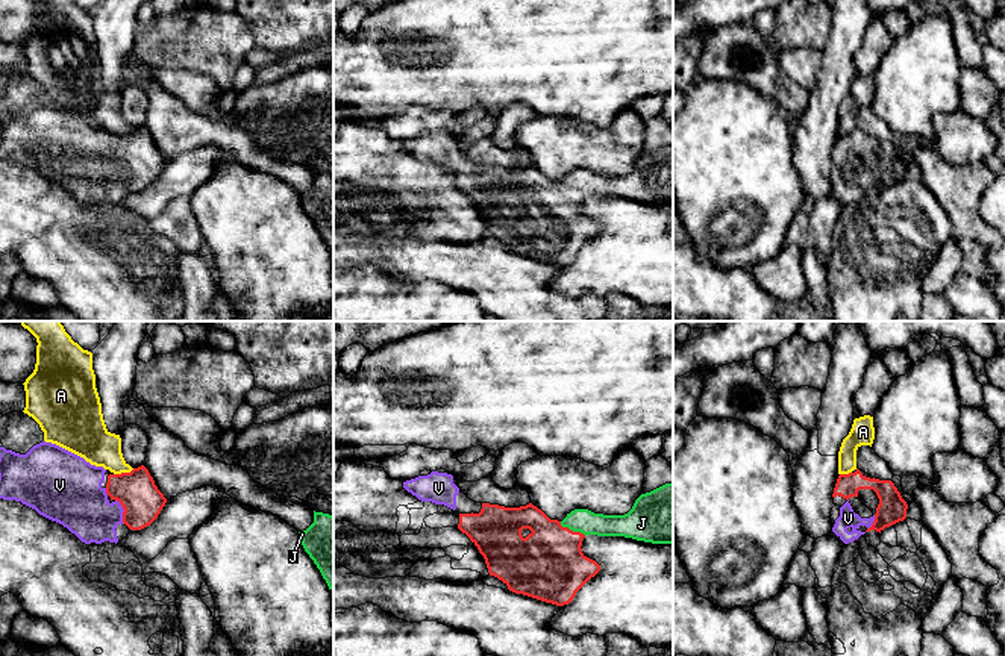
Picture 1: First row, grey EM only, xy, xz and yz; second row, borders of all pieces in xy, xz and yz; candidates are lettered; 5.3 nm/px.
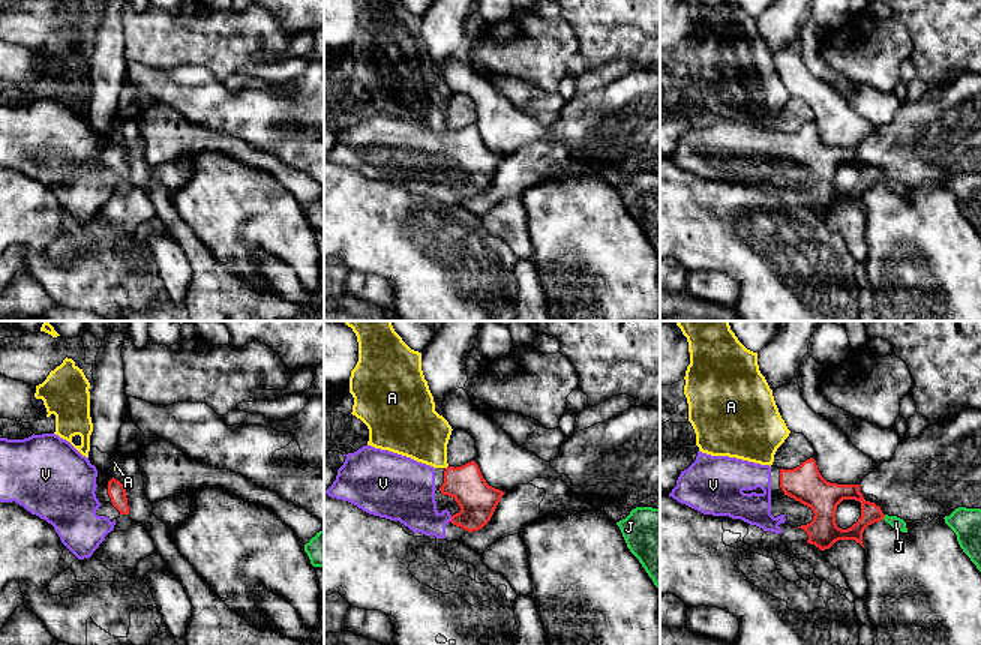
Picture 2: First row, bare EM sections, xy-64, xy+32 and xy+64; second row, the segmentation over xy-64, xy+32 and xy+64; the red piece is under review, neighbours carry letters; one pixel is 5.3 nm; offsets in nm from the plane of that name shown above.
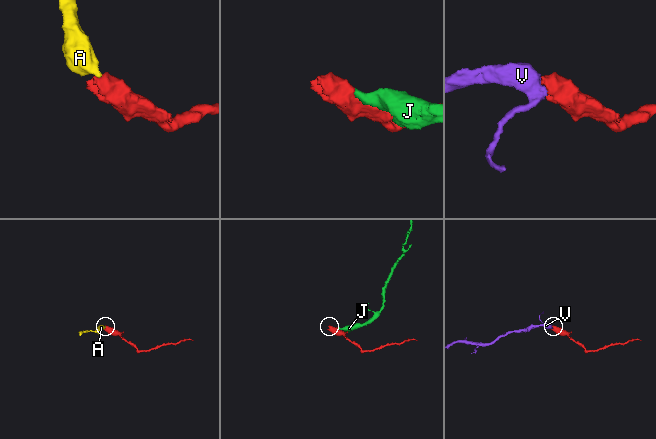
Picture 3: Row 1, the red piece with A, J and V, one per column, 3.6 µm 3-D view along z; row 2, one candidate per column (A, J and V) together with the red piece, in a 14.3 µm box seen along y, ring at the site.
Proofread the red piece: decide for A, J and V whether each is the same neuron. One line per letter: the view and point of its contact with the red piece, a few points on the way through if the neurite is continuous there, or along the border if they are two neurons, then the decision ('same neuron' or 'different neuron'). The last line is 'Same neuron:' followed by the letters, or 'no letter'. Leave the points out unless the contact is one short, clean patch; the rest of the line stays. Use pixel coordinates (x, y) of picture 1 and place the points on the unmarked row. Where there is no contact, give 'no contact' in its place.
A: contact xy (123, 134); border xy (134, 129), (114, 135); different neuron
J: contact xz (572, 191); same neuron
V: contact xy (125, 171); same neuron
Same neuron: J, V

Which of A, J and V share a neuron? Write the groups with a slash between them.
A / J V

